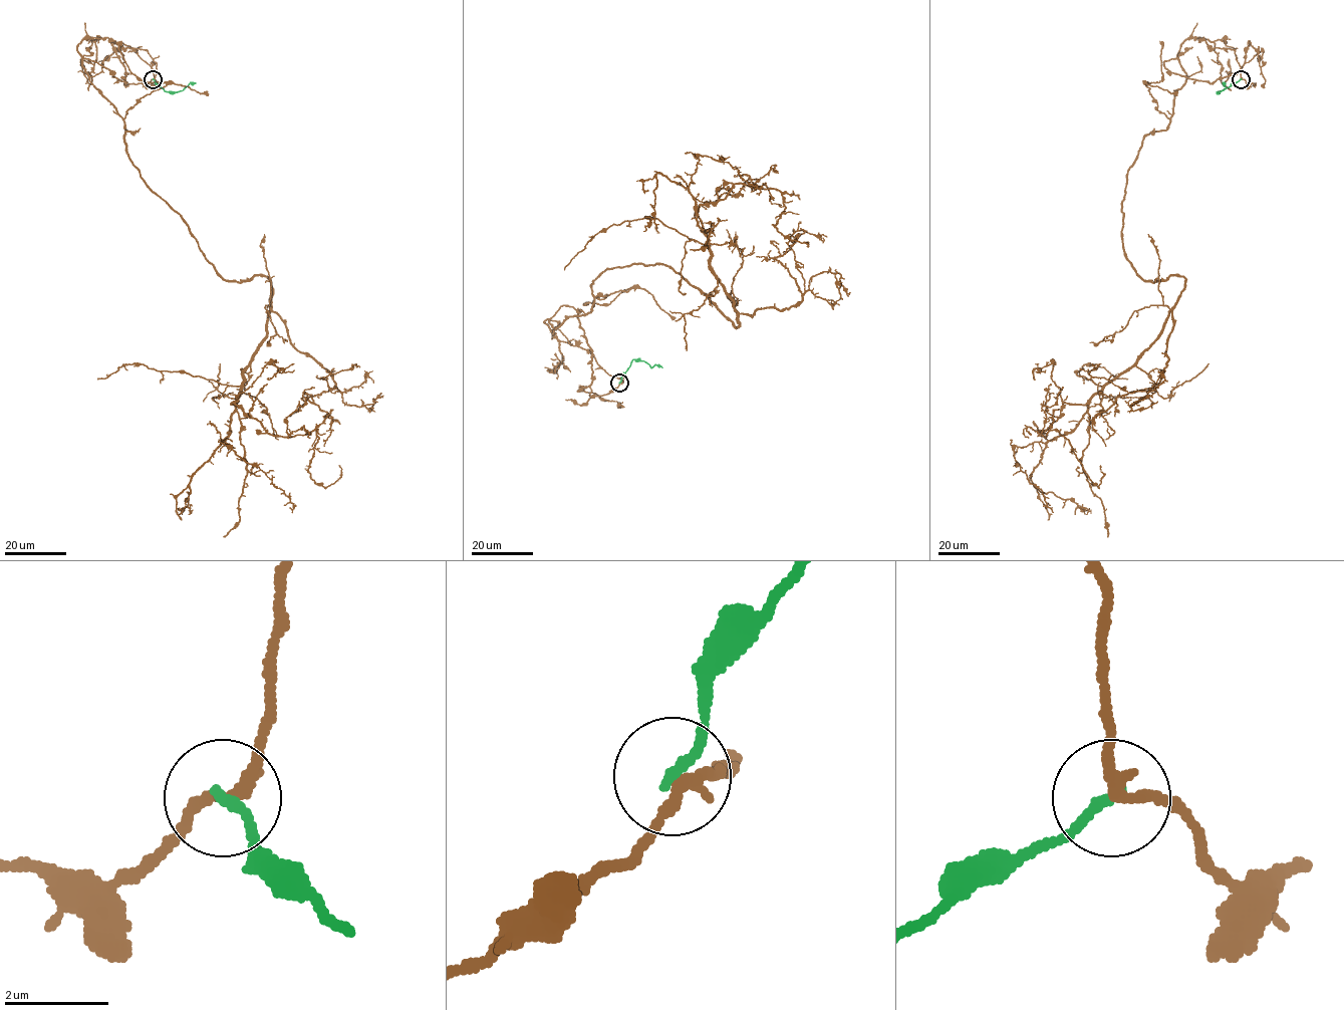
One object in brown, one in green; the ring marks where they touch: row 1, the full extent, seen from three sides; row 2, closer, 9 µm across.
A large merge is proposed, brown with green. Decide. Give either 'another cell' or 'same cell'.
another cell

